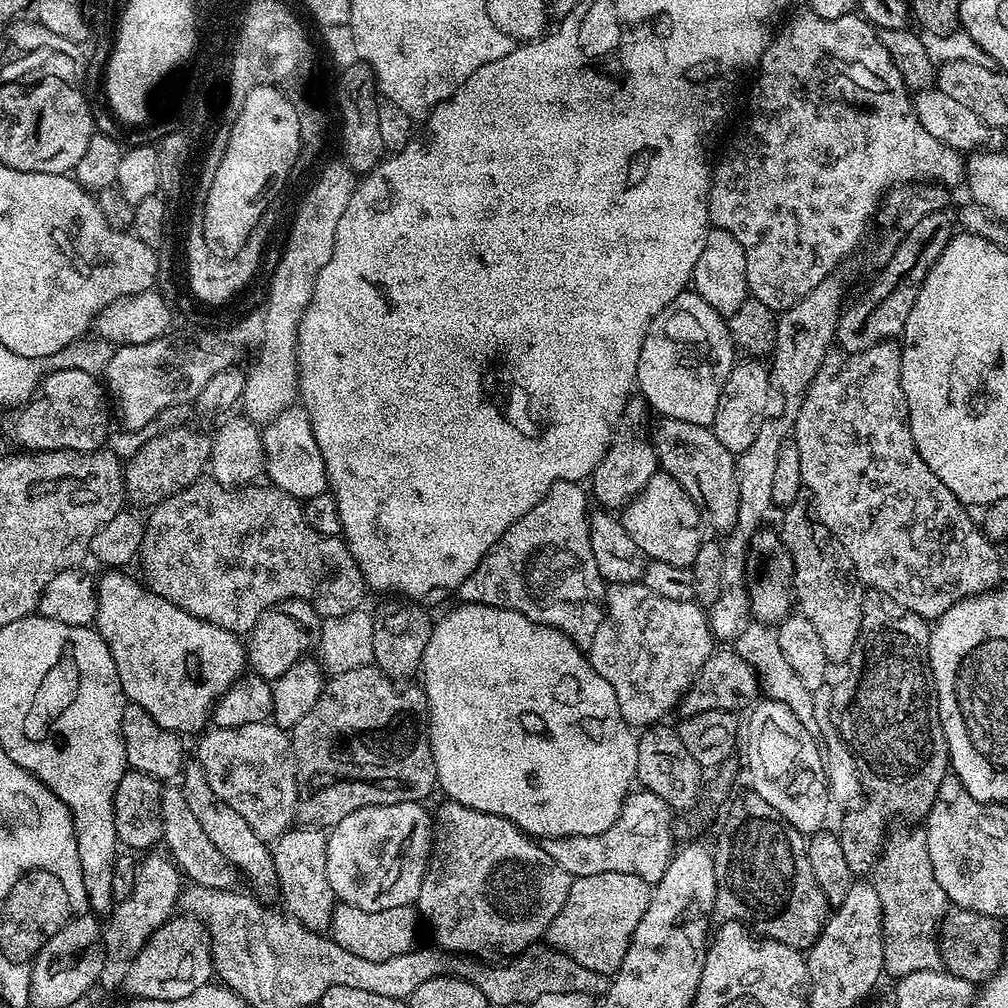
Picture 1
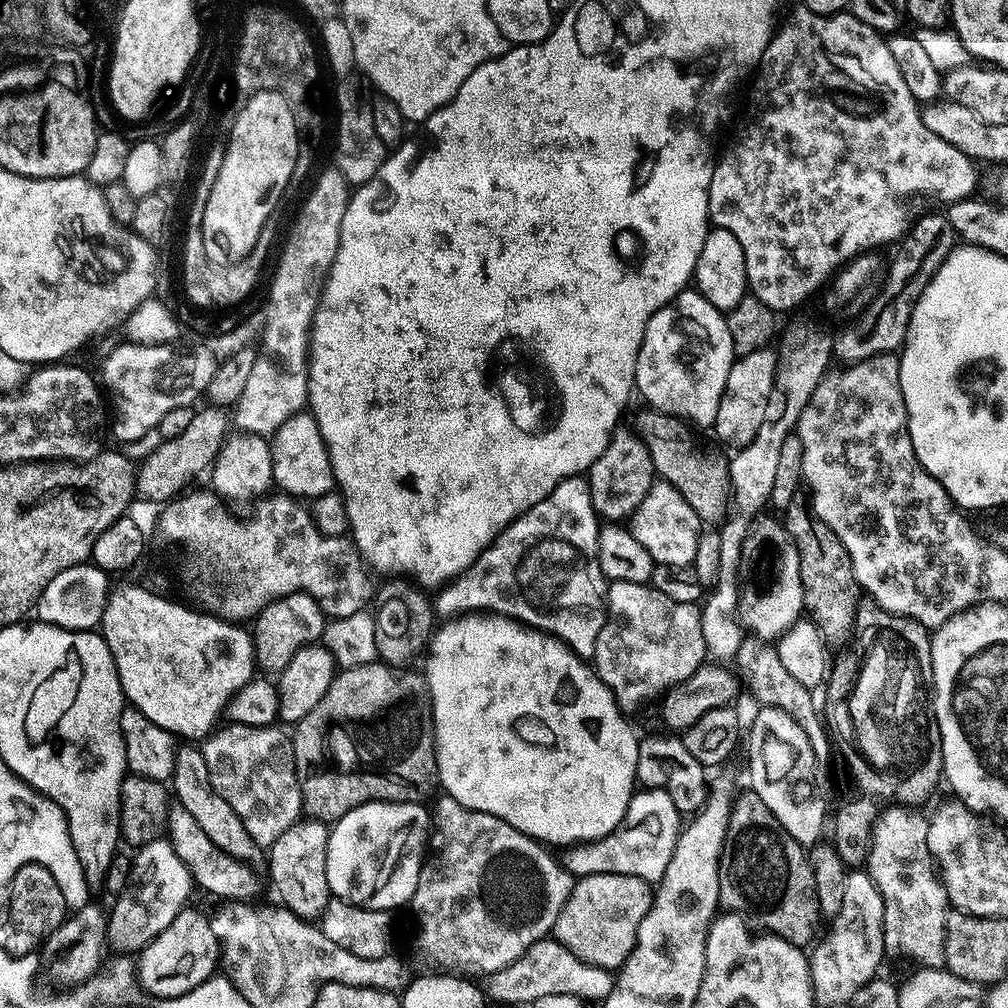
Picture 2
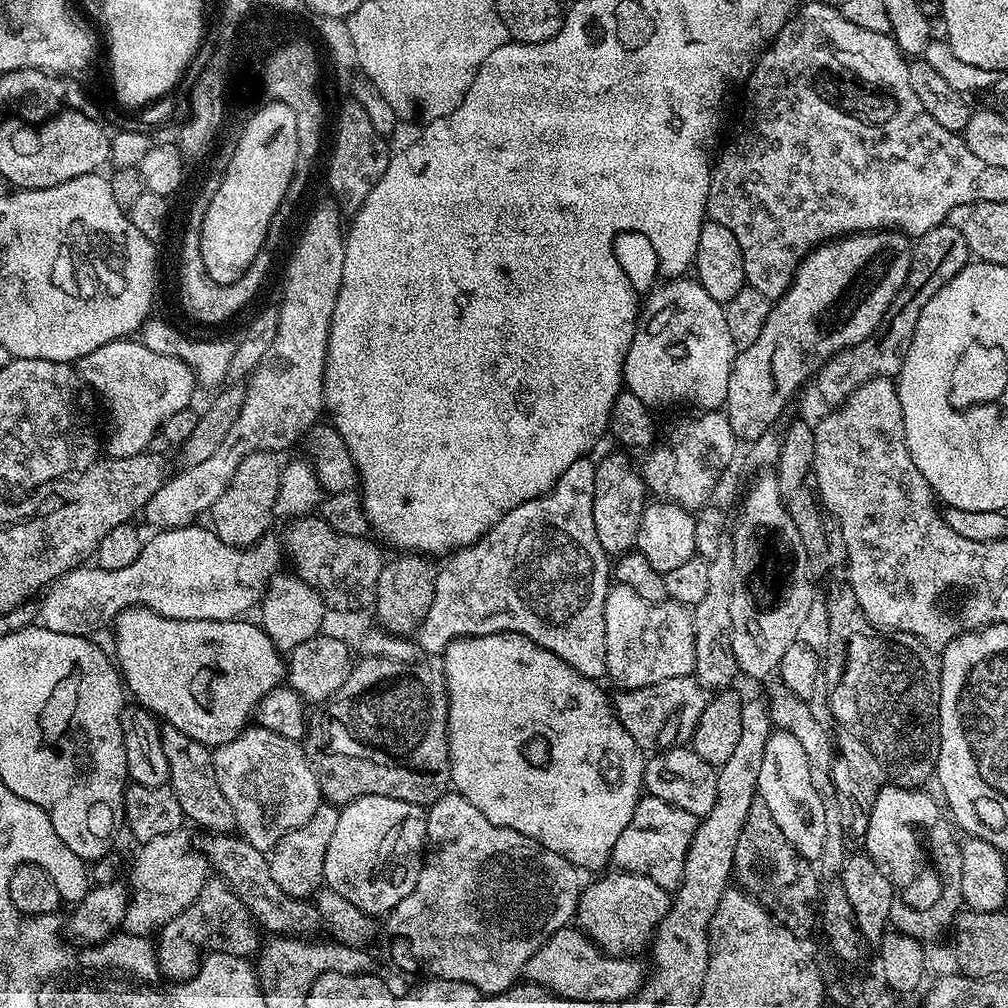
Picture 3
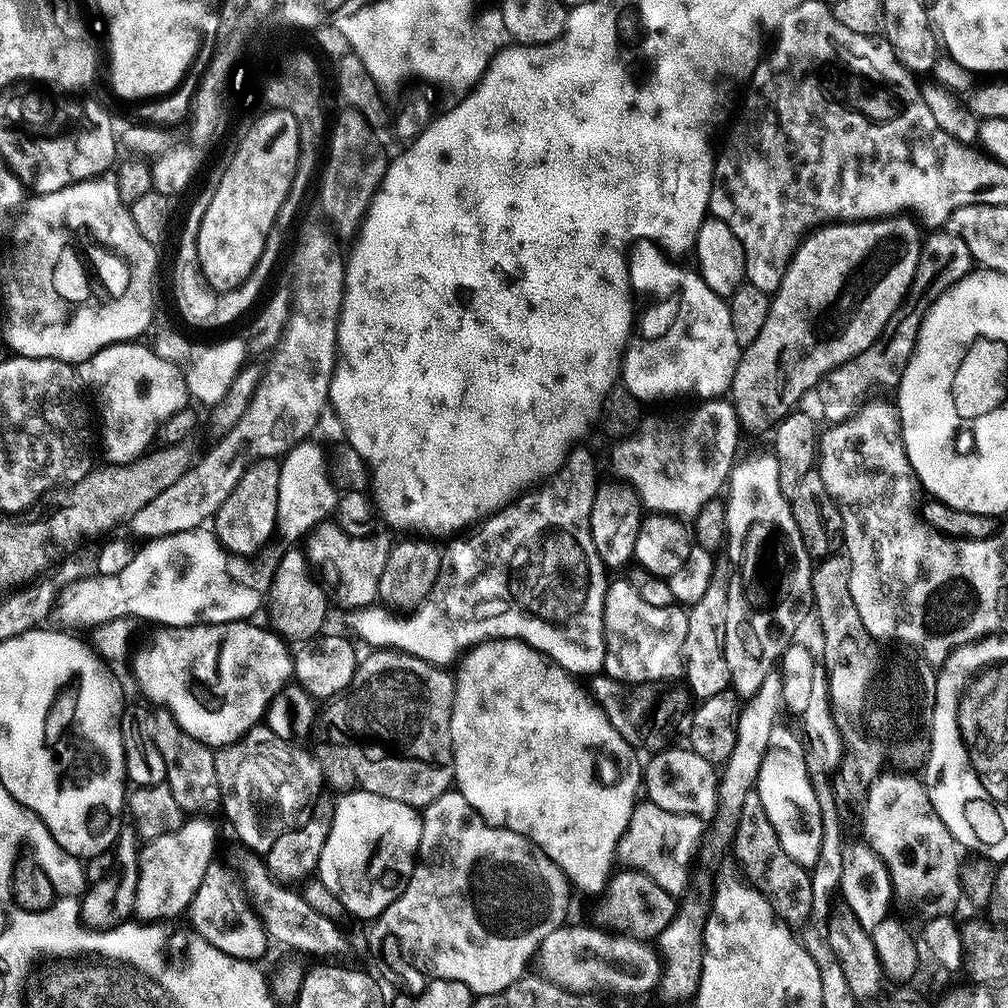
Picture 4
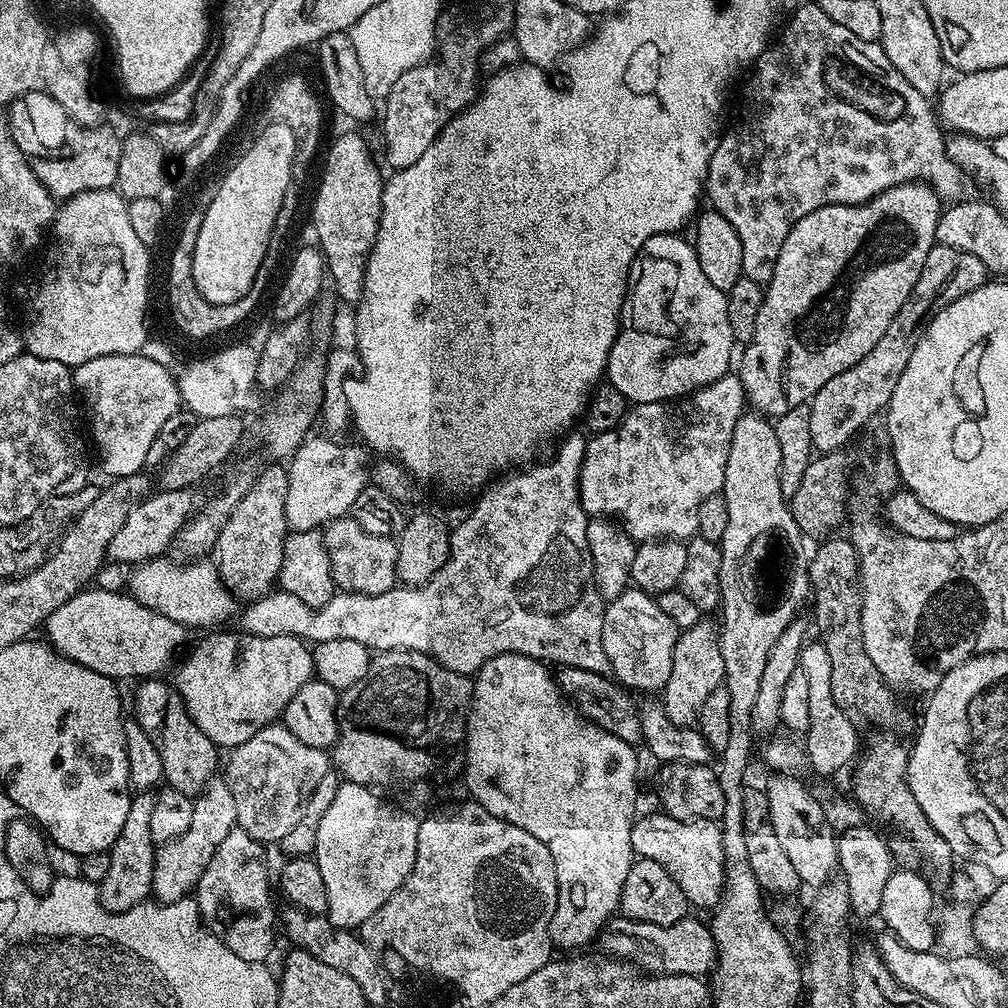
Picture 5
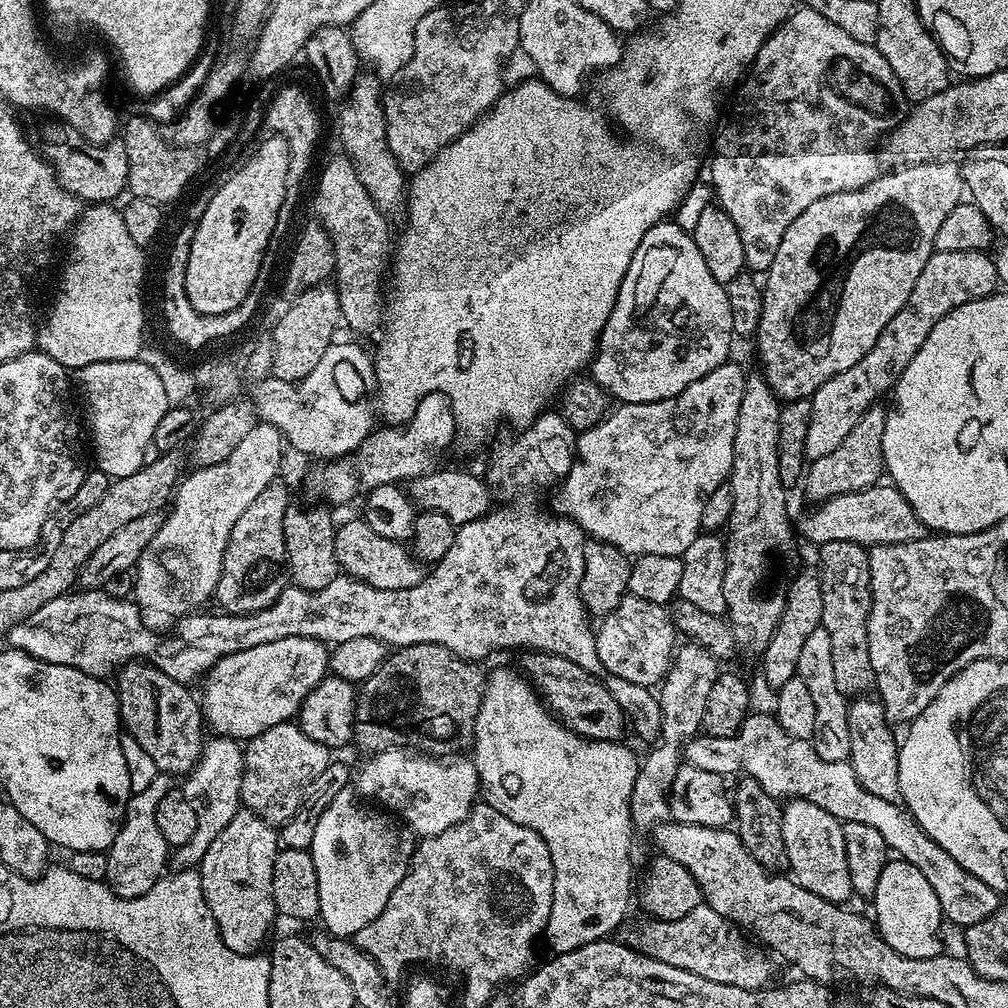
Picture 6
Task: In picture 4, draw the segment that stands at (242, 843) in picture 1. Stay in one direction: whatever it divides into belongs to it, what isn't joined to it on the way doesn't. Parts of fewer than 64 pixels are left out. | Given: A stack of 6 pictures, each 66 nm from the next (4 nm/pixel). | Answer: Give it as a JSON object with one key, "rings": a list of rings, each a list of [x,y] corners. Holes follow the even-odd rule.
{"rings":[[[167,710],[152,712],[152,729],[154,743],[158,745],[158,754],[162,754],[162,762],[166,762],[166,782],[170,786],[170,794],[174,794],[178,806],[186,814],[212,814],[221,807],[220,787],[218,786],[218,770],[214,770],[216,752],[207,744],[192,738],[178,724]]]}

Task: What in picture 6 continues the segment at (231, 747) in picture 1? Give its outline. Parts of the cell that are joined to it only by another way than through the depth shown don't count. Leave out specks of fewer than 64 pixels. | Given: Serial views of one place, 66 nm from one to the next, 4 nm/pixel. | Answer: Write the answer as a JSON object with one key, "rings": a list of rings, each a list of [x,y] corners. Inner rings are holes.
{"rings":[[[299,723],[270,726],[270,730],[247,741],[244,748],[241,805],[268,824],[283,826],[295,812],[300,811],[312,785],[328,768],[328,756],[330,749],[325,744],[314,742],[314,738],[306,735]]]}

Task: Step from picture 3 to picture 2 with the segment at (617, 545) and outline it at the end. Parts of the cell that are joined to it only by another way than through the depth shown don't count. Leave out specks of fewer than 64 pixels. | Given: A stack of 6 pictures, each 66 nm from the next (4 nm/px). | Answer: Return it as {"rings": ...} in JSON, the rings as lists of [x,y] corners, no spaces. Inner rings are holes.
{"rings":[[[622,426],[617,427],[606,450],[602,450],[602,454],[586,473],[597,517],[604,522],[627,521],[642,502],[642,498],[646,498],[646,494],[652,489],[655,476],[656,468],[652,465],[648,447],[640,441],[639,436],[630,438],[630,430],[626,433],[626,438],[622,438]]]}

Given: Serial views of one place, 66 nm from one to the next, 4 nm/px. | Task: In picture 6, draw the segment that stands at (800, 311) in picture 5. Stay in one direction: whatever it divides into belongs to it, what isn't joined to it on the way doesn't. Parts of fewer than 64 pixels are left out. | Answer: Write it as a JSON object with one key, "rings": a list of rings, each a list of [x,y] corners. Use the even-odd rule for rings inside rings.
{"rings":[[[944,158],[939,162],[929,162],[927,164],[910,164],[907,166],[897,167],[894,172],[885,171],[874,182],[870,182],[865,188],[859,188],[856,192],[843,192],[842,194],[830,194],[826,198],[818,198],[818,202],[813,202],[811,206],[806,206],[806,210],[802,214],[798,214],[798,218],[794,218],[794,222],[790,222],[790,226],[786,226],[786,234],[782,234],[782,246],[778,246],[778,254],[774,254],[774,262],[769,266],[766,275],[762,280],[764,290],[764,305],[762,306],[762,318],[760,325],[754,337],[756,348],[760,351],[760,364],[764,381],[772,387],[774,394],[779,396],[781,401],[790,400],[807,400],[826,382],[830,382],[830,378],[834,378],[834,374],[842,374],[842,370],[850,370],[850,366],[854,366],[854,362],[862,362],[862,358],[866,358],[868,351],[874,346],[874,342],[878,342],[878,334],[882,334],[882,330],[886,330],[884,324],[884,300],[888,300],[888,292],[904,292],[904,288],[900,288],[900,284],[908,284],[908,280],[918,280],[918,274],[922,274],[922,266],[926,266],[926,262],[932,257],[934,251],[934,234],[938,232],[938,226],[942,226],[946,214],[950,214],[950,210],[954,210],[954,206],[958,206],[966,196],[966,185],[964,183],[964,174],[961,165],[955,164],[955,159]]]}

